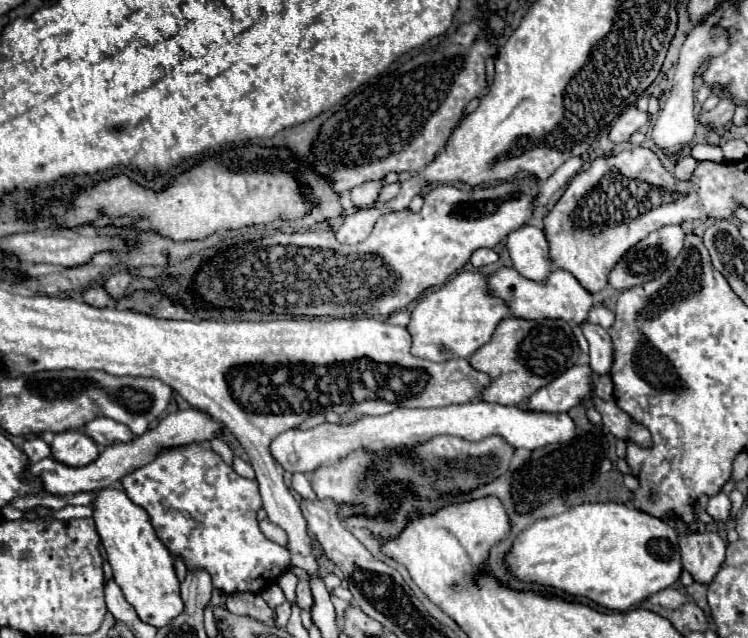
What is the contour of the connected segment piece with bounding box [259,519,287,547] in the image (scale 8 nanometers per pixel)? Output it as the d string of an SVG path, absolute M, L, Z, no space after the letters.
M269 519L261 521L259 525L261 525L261 531L263 531L263 535L265 535L267 539L271 539L271 541L275 541L275 543L283 545L283 547L287 547L287 533L285 533L279 525L271 523Z

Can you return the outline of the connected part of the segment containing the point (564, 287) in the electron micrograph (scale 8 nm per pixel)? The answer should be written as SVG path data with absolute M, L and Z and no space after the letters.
M499 267L495 273L487 275L487 289L491 295L499 297L505 301L509 315L519 317L519 319L563 319L567 323L583 323L587 319L589 309L595 305L593 295L587 293L579 281L563 271L563 269L553 269L551 275L543 283L535 283L523 275L519 275L513 267Z

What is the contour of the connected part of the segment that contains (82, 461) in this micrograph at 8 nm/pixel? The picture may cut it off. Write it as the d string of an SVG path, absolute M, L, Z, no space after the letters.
M81 431L57 433L51 443L51 457L69 467L83 467L95 461L99 447L91 437Z

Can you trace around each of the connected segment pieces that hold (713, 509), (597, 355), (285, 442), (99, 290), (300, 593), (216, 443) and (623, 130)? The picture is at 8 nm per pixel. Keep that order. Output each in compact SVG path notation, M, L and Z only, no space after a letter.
M717 493L709 499L707 503L707 513L719 523L719 521L729 521L729 511L731 511L731 501L725 493Z
M583 323L585 339L589 341L589 357L591 357L591 371L601 377L611 371L613 363L613 343L607 329L591 323Z
M471 401L463 405L447 405L437 409L407 409L399 407L381 417L363 417L353 425L331 425L321 423L309 431L291 429L279 435L271 443L271 455L289 473L309 473L321 465L333 465L351 451L365 447L371 451L381 451L387 447L415 445L423 443L435 435L457 435L467 441L481 441L489 435L501 435L513 447L541 449L549 443L569 443L575 439L575 423L567 413L531 413L519 407L505 407L485 401Z
M97 283L85 291L83 301L91 303L93 307L107 307L107 305L111 305L111 295L105 291L105 287L101 283Z
M303 579L297 583L297 603L301 609L311 609L311 603L313 603L311 589L307 587L307 581L303 581Z
M219 437L211 439L209 443L211 443L211 449L213 449L215 453L219 453L219 455L223 457L223 461L225 461L225 463L229 463L229 465L231 465L231 459L233 459L233 451L231 451L231 447L229 447L223 439L219 439Z
M631 105L627 111L623 111L611 125L609 129L609 139L615 143L615 145L621 145L621 143L627 143L629 137L639 131L645 123L649 121L649 113L641 113L635 109L635 105Z

